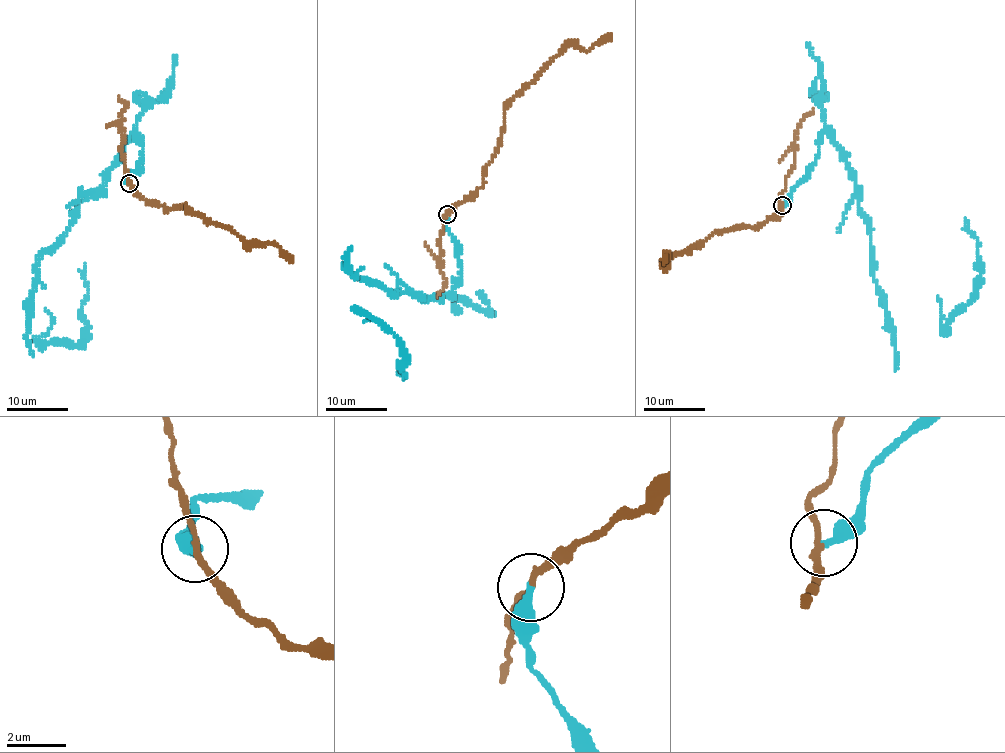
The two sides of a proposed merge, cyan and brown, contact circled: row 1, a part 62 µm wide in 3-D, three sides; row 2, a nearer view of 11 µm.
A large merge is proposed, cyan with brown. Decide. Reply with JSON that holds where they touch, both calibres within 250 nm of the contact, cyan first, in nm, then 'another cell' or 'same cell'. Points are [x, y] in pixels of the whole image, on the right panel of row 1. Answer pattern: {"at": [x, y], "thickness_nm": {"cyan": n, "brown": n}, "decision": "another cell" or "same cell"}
{"at": [782, 205], "thickness_nm": {"cyan": 360, "brown": 180}, "decision": "another cell"}

